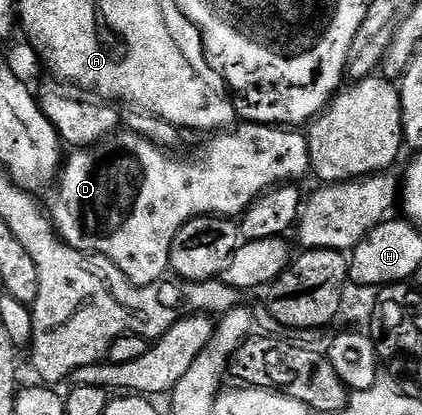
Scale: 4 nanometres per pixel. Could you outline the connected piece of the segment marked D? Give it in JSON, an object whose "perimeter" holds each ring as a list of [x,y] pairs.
{"perimeter":[[[240,122],[208,139],[211,140],[196,153],[195,163],[182,163],[172,152],[126,129],[108,135],[94,147],[72,150],[62,164],[51,211],[49,207],[49,218],[59,232],[59,238],[78,251],[105,255],[121,269],[121,273],[125,273],[130,283],[147,287],[150,283],[159,283],[164,278],[162,275],[168,274],[173,237],[177,237],[189,220],[202,215],[242,216],[264,191],[294,184],[299,181],[295,179],[303,179],[311,171],[307,137],[299,129]]]}

